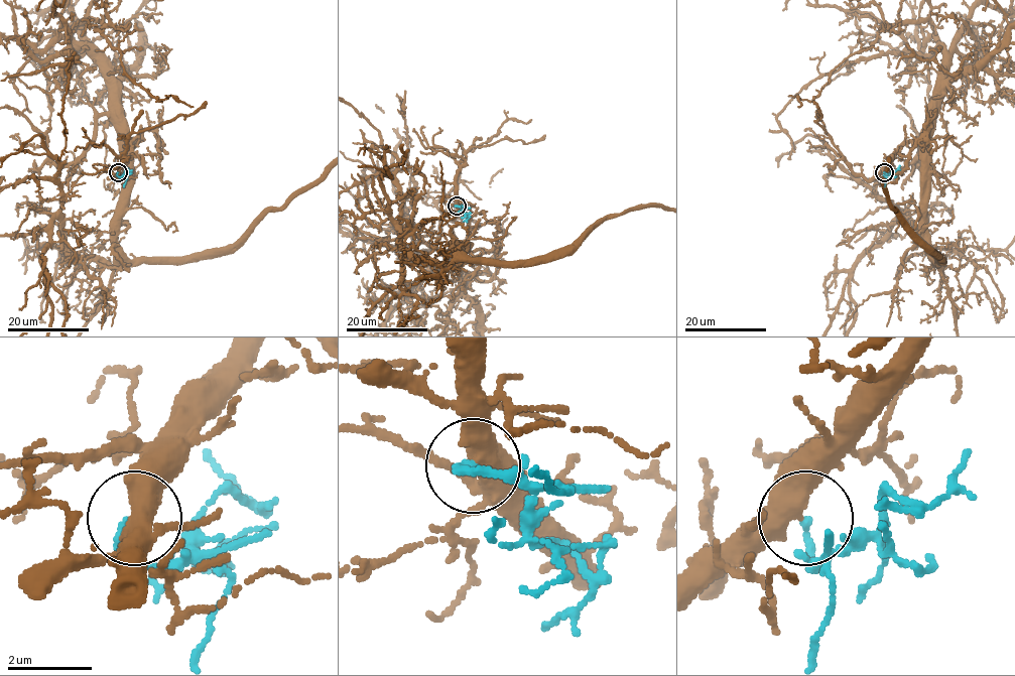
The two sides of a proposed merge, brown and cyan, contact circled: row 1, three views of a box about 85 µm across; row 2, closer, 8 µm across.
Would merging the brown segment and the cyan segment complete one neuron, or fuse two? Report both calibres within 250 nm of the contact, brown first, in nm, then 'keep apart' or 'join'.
500/200 nm | join

